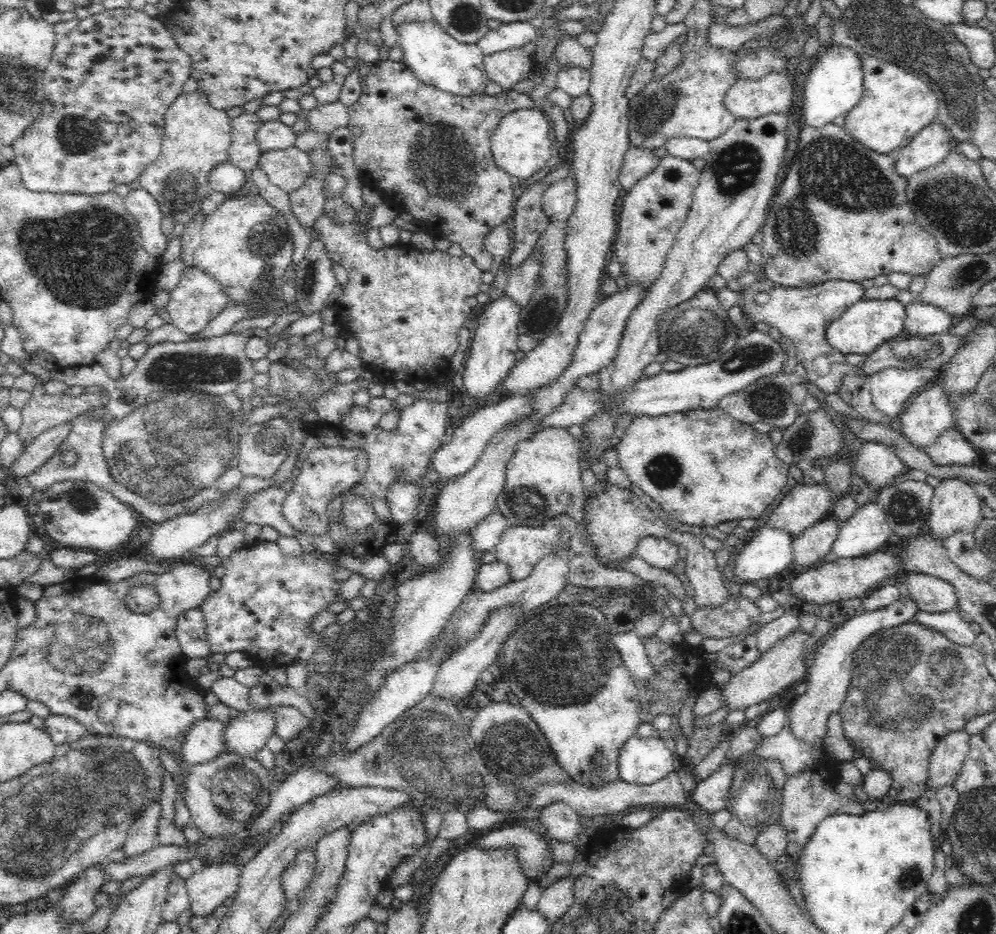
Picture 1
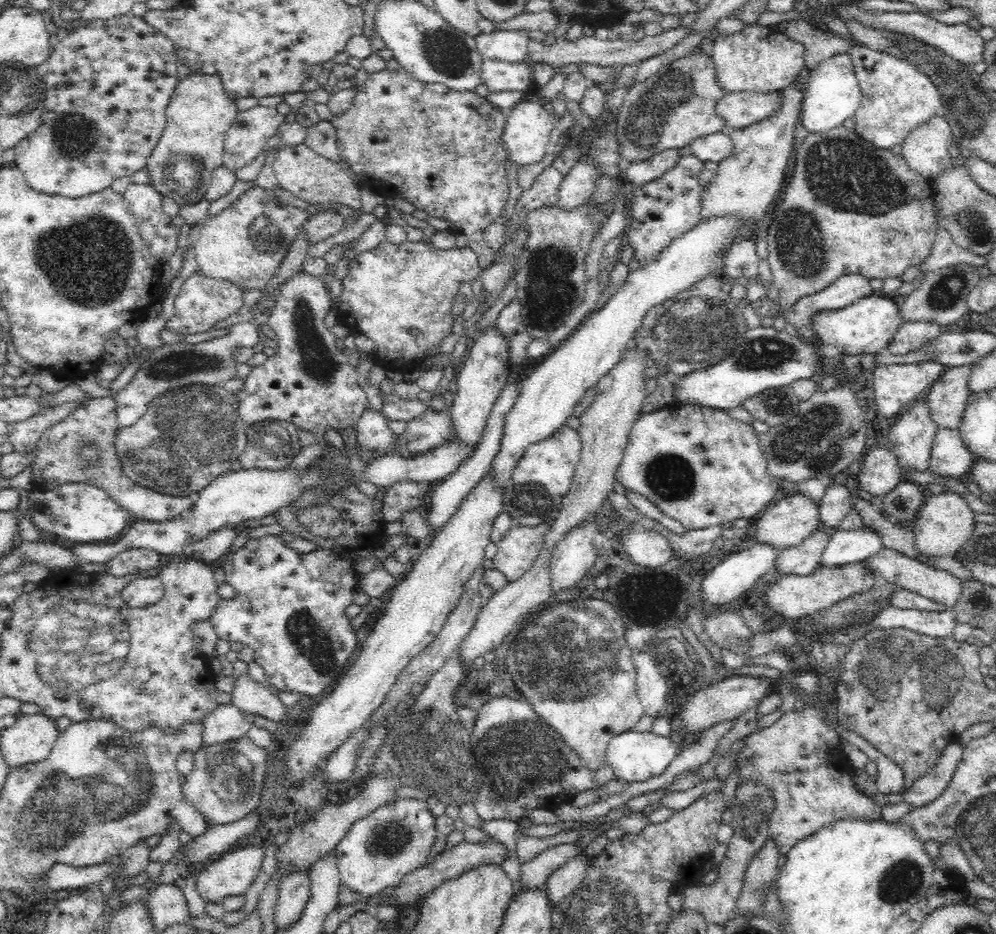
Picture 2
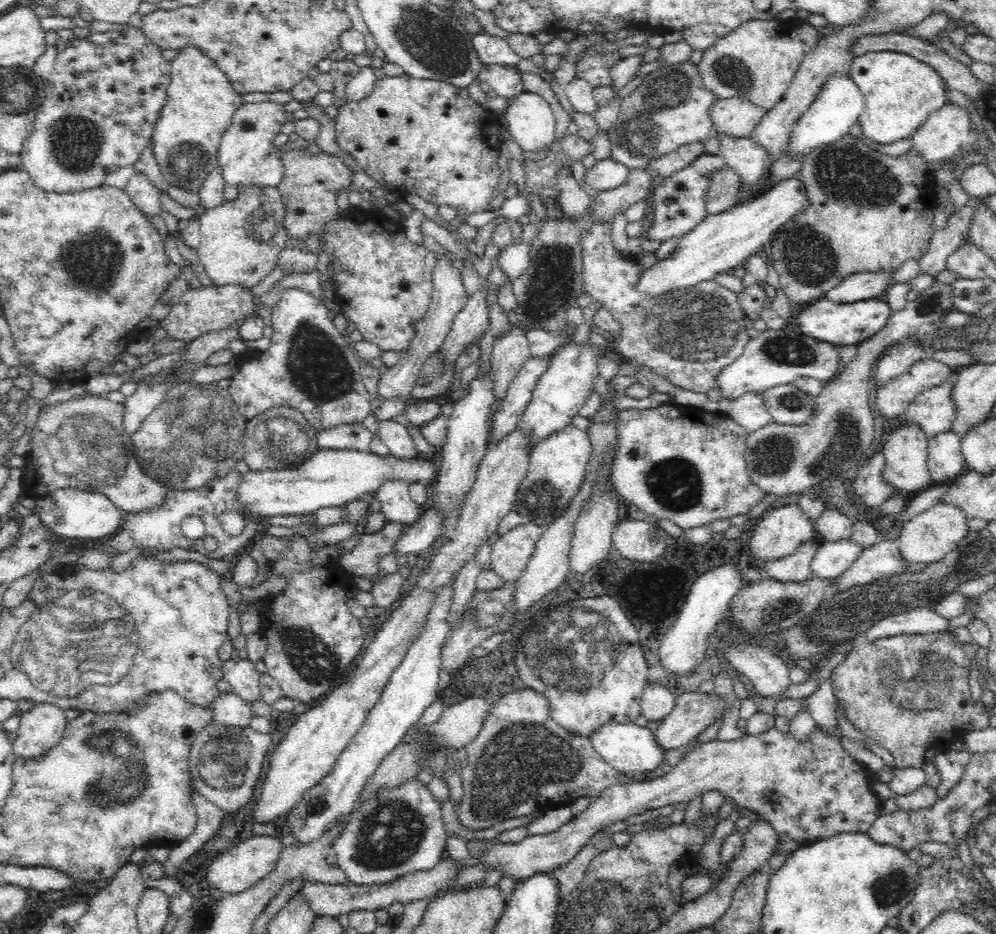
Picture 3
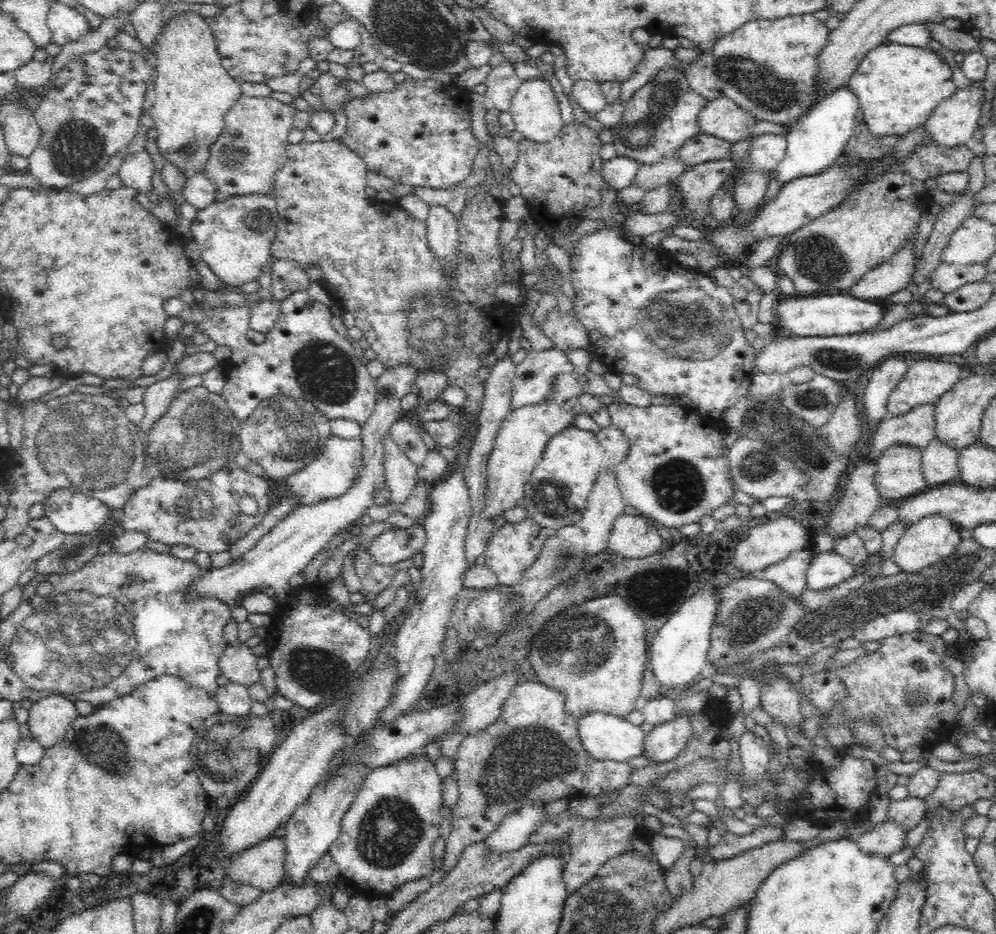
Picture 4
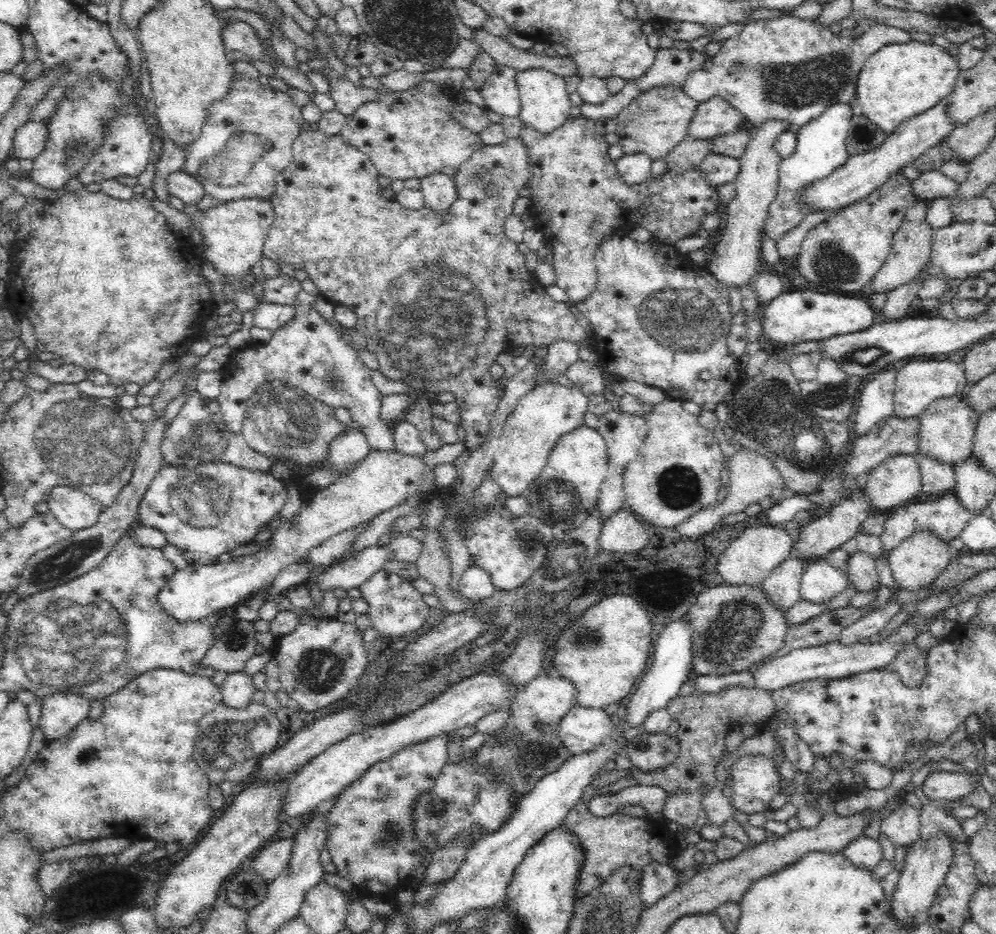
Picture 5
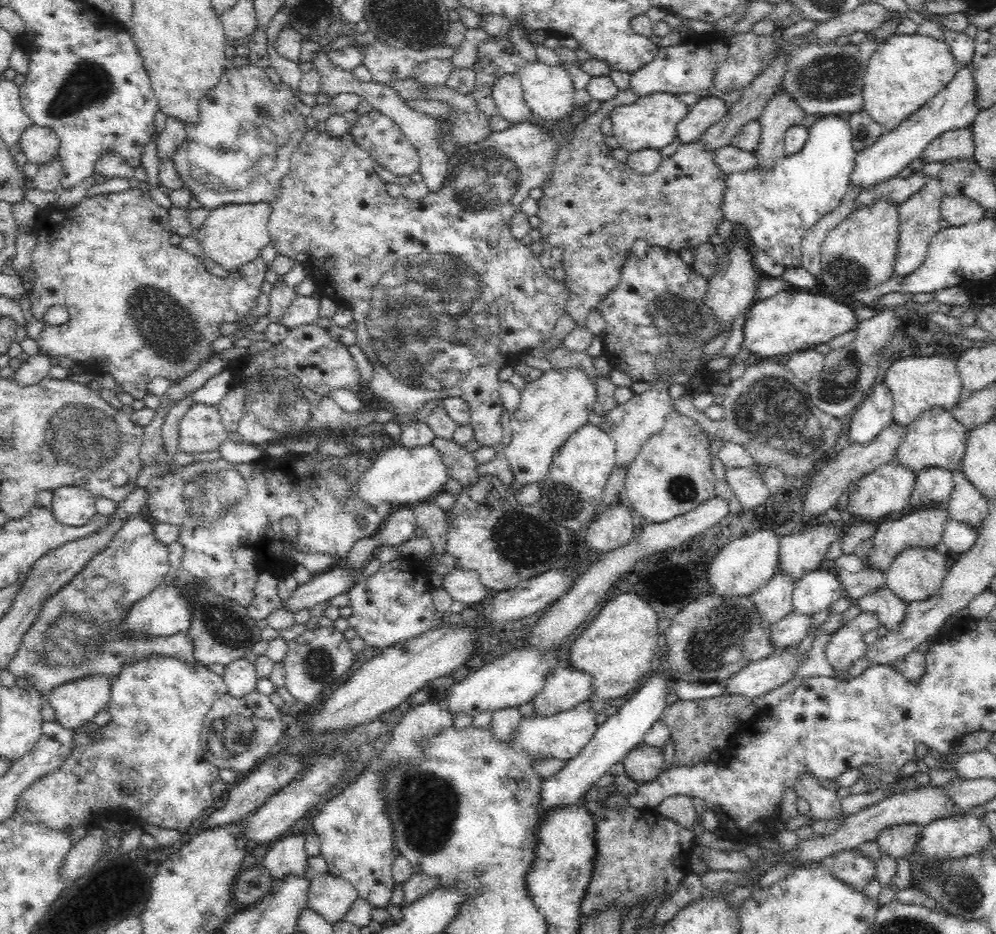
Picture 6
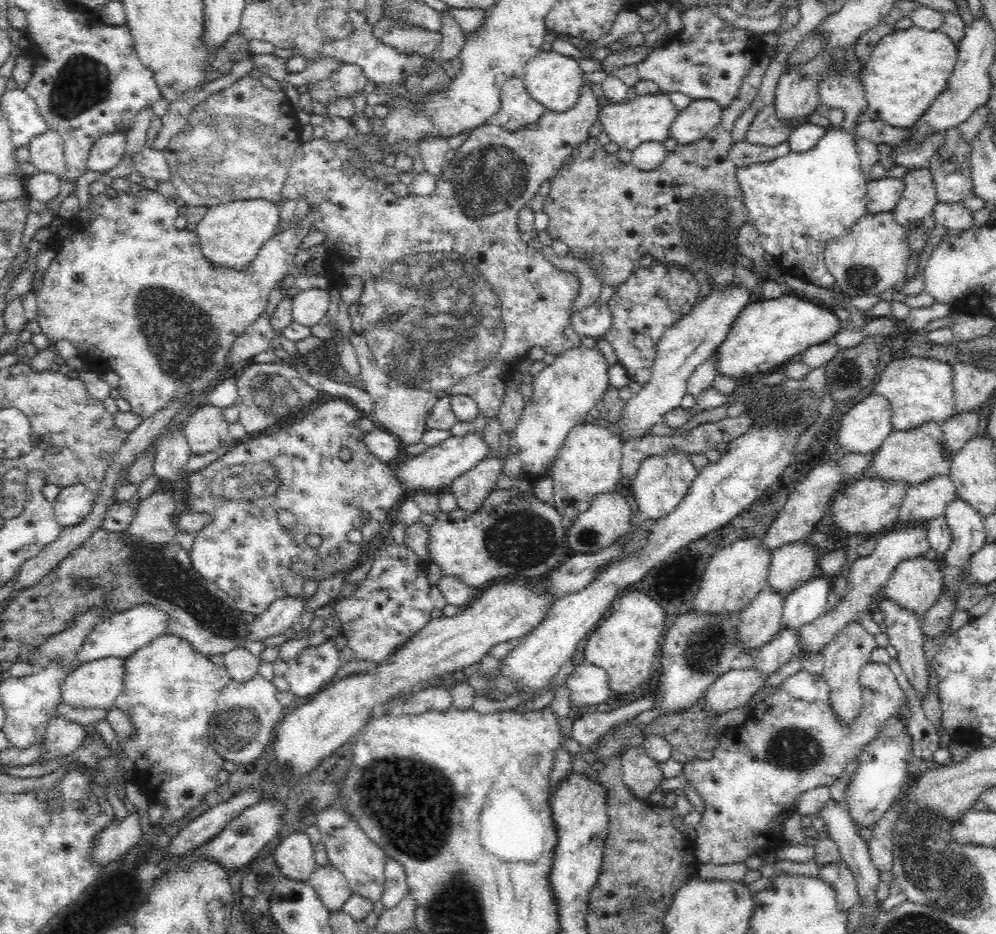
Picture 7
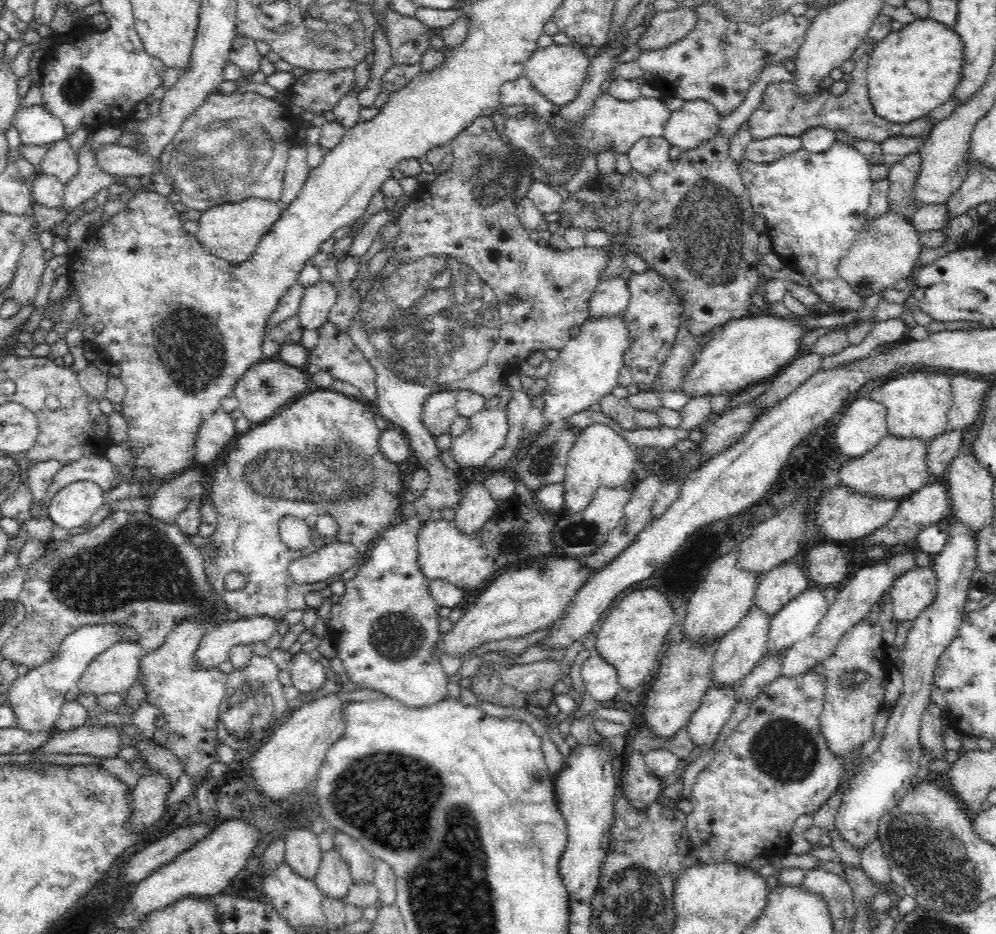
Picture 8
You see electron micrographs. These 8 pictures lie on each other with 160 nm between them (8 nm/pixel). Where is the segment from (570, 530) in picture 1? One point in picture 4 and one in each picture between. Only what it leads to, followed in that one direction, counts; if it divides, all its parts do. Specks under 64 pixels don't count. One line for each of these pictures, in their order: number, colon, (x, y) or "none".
2: (517, 551)
3: (510, 555)
4: (512, 549)

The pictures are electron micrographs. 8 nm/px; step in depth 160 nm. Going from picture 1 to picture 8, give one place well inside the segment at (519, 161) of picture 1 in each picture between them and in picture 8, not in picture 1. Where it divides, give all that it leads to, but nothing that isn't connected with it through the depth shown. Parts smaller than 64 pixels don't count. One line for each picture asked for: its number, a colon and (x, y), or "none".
2: (526, 132)
3: (530, 120)
4: (534, 111)
5: (545, 105)
6: (548, 91)
7: (555, 81)
8: (557, 72)

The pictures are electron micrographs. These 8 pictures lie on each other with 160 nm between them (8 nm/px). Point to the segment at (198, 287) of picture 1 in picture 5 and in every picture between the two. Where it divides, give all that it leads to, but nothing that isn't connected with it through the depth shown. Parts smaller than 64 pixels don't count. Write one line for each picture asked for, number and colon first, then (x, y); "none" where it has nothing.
2: (202, 301)
3: (205, 309)
4: (303, 356)
5: (307, 353)

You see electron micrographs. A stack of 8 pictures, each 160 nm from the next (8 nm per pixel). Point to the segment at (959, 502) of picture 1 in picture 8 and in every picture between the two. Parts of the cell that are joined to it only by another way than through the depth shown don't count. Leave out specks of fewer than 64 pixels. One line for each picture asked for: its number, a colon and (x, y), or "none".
2: (946, 522)
3: (927, 537)
4: (922, 544)
5: (916, 562)
6: (915, 574)
7: (916, 584)
8: (911, 593)

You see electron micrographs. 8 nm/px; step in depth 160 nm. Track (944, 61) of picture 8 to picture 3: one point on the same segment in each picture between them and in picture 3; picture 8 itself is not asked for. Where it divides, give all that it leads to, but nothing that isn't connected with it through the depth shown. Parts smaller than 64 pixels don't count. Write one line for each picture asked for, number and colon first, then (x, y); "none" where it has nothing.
3: (899, 91)
4: (898, 87)
5: (901, 80)
6: (907, 71)
7: (905, 72)

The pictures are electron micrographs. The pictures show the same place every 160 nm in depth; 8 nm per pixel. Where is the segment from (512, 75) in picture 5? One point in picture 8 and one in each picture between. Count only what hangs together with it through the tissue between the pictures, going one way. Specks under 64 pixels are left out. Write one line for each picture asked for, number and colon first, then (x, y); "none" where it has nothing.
6: (508, 96)
7: (517, 108)
8: (554, 149)

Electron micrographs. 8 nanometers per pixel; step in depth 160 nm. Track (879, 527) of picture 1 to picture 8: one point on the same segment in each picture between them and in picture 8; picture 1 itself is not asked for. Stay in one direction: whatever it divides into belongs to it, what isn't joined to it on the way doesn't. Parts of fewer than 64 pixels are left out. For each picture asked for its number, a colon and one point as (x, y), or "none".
2: (848, 546)
3: (832, 559)
4: (828, 569)
5: (821, 581)
6: (818, 589)
7: (806, 603)
8: (796, 620)

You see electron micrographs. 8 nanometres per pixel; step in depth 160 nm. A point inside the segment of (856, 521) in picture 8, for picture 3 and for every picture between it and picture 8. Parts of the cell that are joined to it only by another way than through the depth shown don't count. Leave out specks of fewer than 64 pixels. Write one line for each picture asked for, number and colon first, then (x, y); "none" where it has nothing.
3: (905, 451)
4: (898, 474)
5: (895, 481)
6: (884, 492)
7: (870, 504)

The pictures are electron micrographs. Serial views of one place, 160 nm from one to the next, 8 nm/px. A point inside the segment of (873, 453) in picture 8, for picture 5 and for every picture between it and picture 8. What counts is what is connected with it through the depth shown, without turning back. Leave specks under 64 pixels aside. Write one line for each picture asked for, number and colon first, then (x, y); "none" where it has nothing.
5: (947, 427)
6: (935, 439)
7: (914, 456)

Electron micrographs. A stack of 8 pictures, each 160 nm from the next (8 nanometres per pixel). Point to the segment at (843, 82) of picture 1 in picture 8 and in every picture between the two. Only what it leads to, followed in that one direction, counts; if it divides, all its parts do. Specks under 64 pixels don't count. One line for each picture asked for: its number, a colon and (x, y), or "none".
2: (833, 94)
3: (838, 105)
4: (818, 138)
5: (820, 149)
6: (776, 209)
7: (797, 203)
8: (813, 204)

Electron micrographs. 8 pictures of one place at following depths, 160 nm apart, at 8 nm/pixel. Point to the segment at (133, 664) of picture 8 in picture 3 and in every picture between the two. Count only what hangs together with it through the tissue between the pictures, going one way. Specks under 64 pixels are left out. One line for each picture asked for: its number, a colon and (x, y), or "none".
3: (42, 727)
4: (49, 718)
5: (60, 712)
6: (76, 703)
7: (96, 684)

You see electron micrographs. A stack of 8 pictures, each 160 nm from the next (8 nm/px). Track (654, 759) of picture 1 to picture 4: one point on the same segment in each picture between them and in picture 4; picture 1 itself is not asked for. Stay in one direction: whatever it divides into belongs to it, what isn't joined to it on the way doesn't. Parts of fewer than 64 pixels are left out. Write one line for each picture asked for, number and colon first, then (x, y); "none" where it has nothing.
2: (634, 756)
3: (633, 750)
4: (605, 737)

